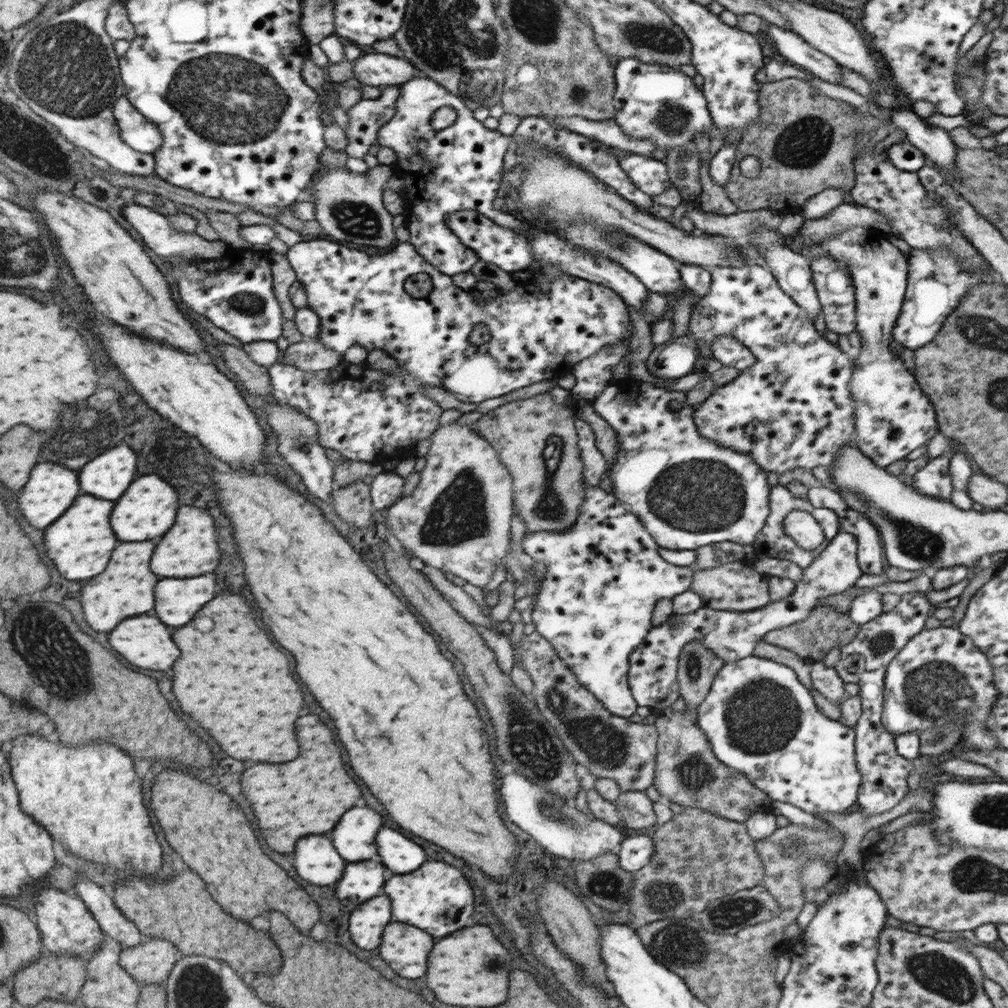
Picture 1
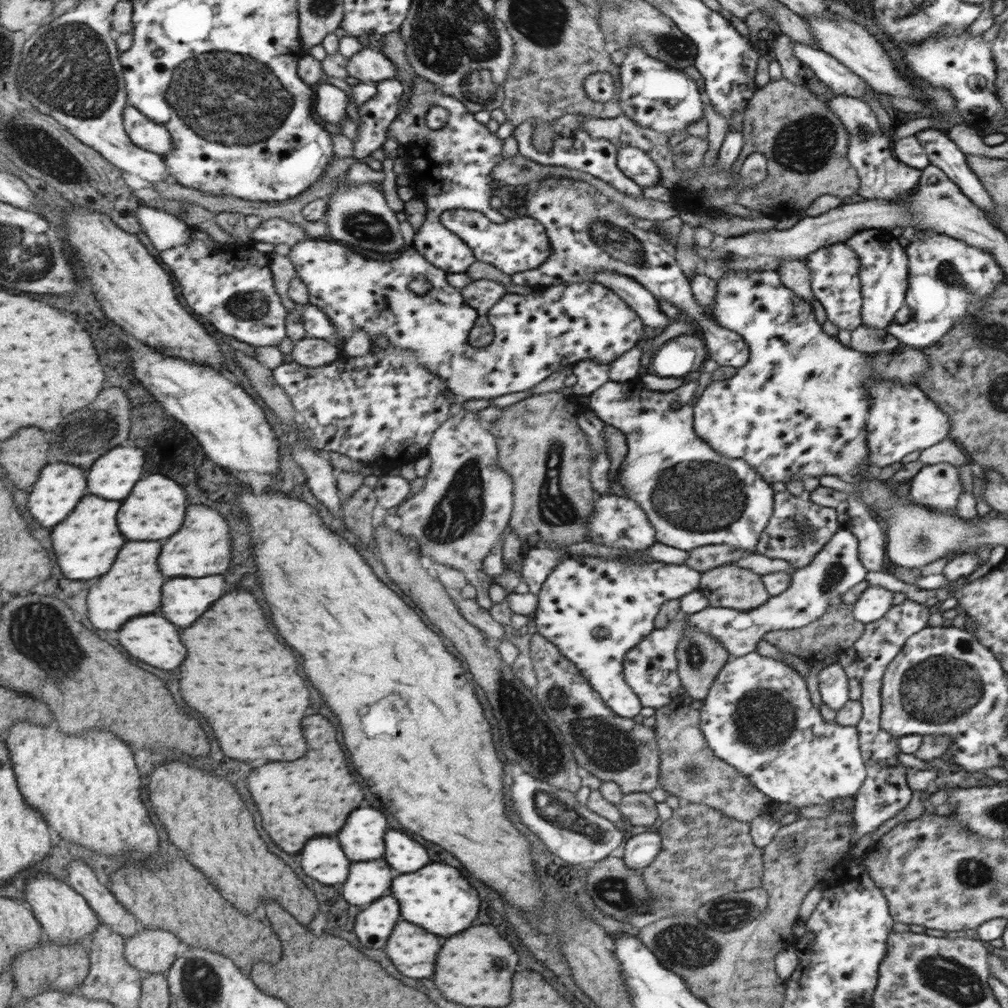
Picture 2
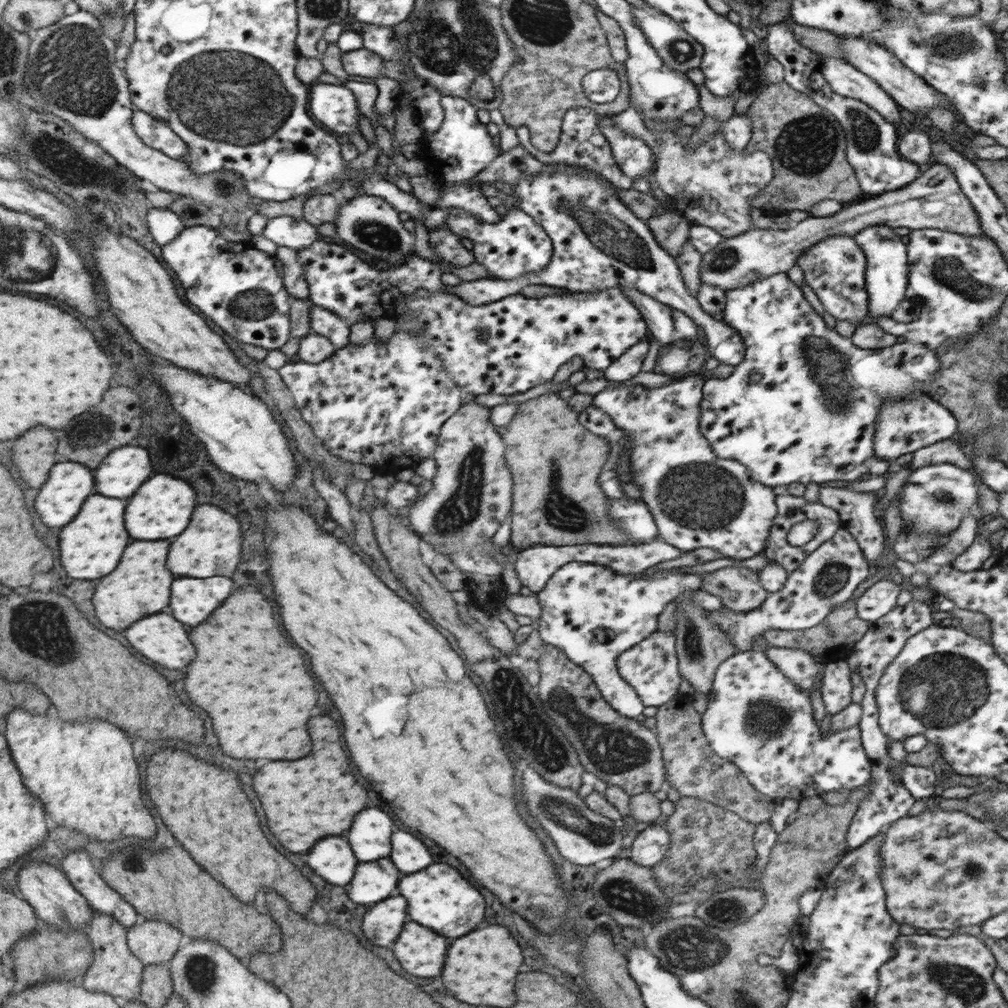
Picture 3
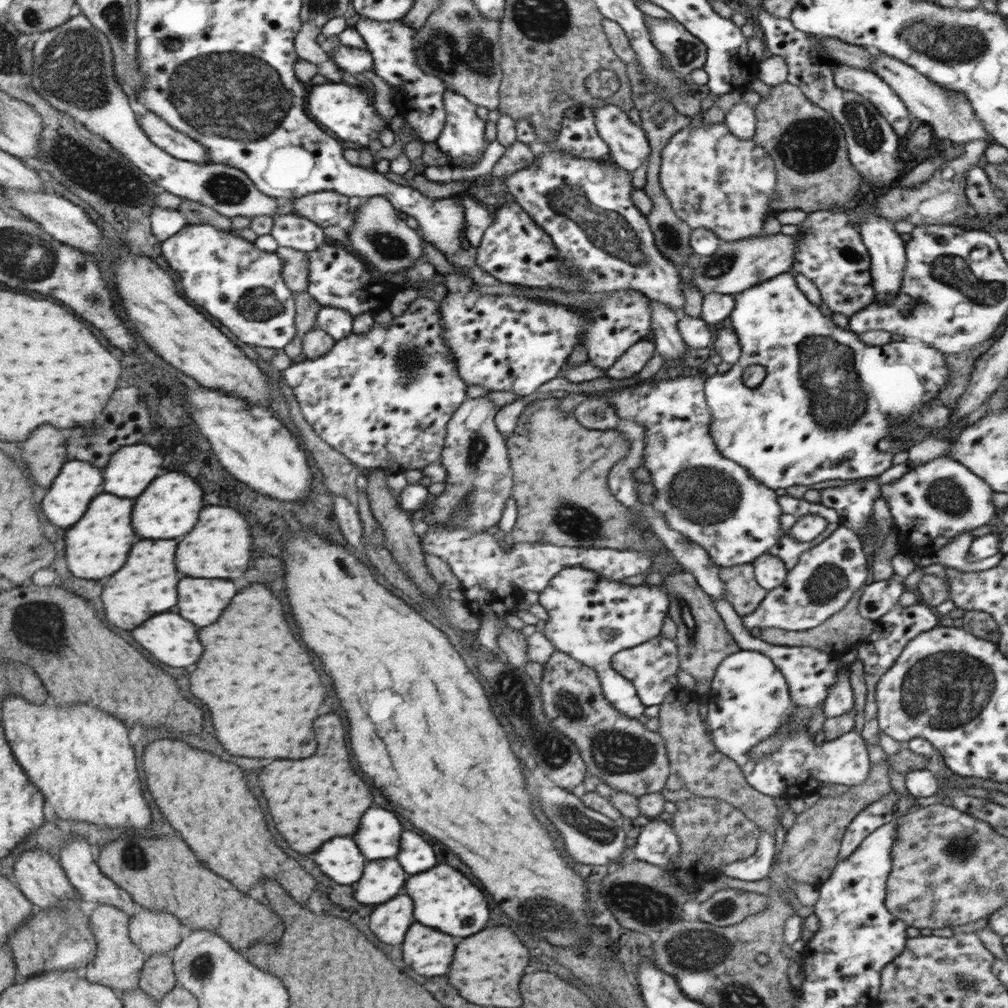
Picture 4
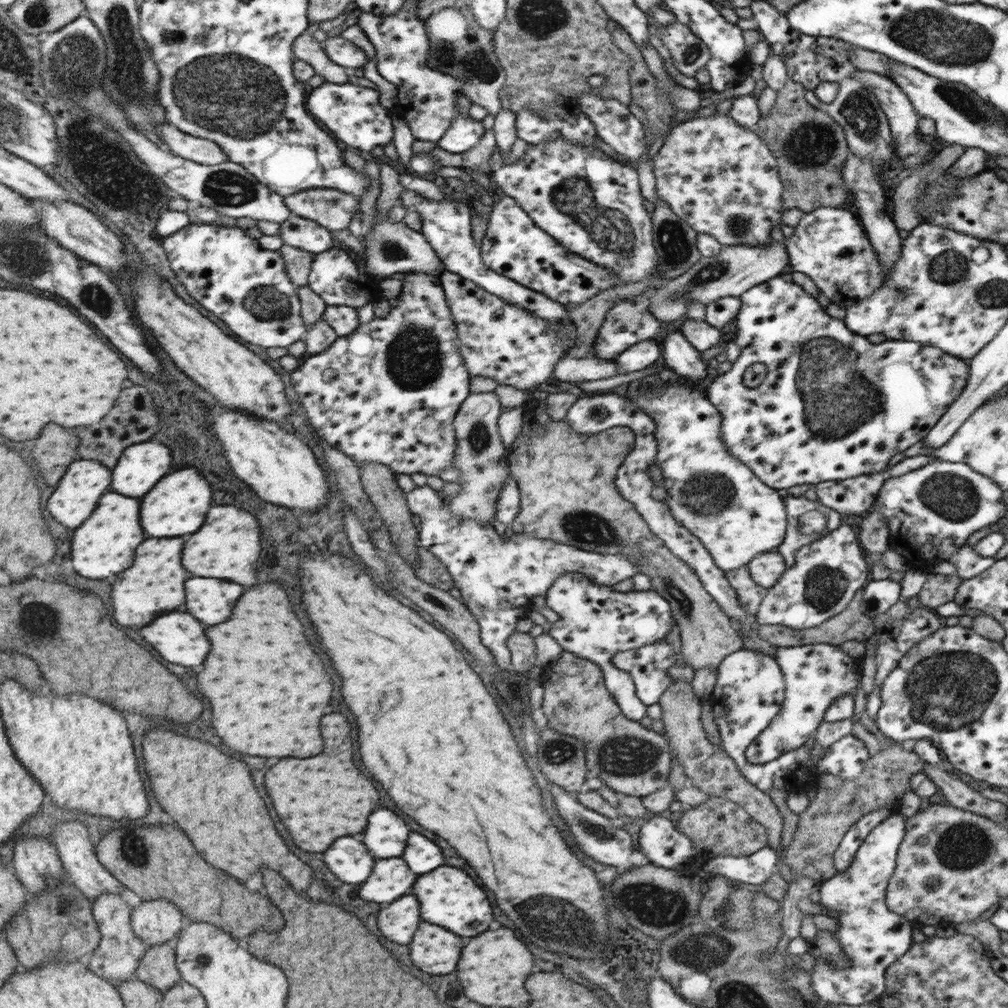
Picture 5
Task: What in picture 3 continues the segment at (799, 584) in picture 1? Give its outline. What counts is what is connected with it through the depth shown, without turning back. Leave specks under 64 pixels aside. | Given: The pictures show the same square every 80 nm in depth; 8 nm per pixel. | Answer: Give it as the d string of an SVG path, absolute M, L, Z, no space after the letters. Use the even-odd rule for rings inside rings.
M842 527L835 531L829 541L809 553L804 561L789 572L784 586L777 592L768 593L763 604L748 613L725 609L708 611L706 618L715 623L719 631L730 640L738 652L749 651L755 638L767 630L805 630L823 620L833 606L845 602L855 586L869 576L867 561L859 552L855 536ZM657 631L636 646L631 646L615 659L615 668L617 668L618 674L633 688L645 707L659 708L671 701L678 692L681 678L678 678L675 643L674 632Z

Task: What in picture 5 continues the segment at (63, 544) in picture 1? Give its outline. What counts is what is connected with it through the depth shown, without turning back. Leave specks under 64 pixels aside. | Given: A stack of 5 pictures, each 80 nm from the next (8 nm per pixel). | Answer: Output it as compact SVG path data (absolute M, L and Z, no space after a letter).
M117 492L105 494L101 506L93 512L93 518L79 526L73 534L73 562L81 576L85 578L109 578L115 572L127 570L135 560L135 550L145 540L141 528L141 500L129 498Z

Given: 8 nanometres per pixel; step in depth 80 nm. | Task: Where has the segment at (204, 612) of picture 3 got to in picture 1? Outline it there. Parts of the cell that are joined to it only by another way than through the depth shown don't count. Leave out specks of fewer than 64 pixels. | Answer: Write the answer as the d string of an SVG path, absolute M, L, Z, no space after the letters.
M215 574L197 578L165 578L157 584L157 616L169 626L185 626L215 598Z

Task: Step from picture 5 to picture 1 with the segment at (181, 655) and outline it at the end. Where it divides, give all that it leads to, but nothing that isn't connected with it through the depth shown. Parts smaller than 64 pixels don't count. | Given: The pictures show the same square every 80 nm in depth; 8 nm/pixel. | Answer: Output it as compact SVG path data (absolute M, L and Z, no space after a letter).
M145 614L127 618L125 622L121 622L121 626L117 626L117 630L111 632L111 646L131 664L139 668L149 668L149 670L159 670L159 662L161 662L161 670L169 670L181 656L179 646L171 638L171 628L159 622L159 618L145 616Z

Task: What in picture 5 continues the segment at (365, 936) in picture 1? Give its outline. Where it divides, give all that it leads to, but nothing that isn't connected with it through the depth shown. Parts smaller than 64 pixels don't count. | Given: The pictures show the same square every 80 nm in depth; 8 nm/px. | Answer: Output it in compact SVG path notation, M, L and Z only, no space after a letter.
M412 894L405 895L390 904L383 904L378 912L377 928L387 940L395 944L407 944L411 940L411 934L420 920L419 899Z

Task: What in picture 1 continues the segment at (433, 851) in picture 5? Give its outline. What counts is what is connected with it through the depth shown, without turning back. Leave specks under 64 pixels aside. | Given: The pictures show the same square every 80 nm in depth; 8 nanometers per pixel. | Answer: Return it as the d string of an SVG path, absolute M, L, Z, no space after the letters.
M383 826L377 838L379 838L379 858L381 862L385 862L385 866L389 866L393 874L413 872L425 862L423 850L405 836L401 836L399 832Z

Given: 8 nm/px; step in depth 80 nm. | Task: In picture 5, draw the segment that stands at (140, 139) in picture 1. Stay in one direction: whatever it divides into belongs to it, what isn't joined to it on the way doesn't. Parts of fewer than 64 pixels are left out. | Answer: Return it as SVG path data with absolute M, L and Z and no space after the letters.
M165 123L156 129L165 146L169 146L171 152L180 158L206 166L219 166L231 162L221 146L211 140L187 134L178 127Z

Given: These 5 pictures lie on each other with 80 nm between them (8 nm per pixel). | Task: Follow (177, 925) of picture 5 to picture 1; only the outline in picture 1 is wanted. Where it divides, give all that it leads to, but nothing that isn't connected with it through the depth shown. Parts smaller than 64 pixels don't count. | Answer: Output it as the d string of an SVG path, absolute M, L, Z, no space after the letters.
M145 937L141 944L123 950L120 965L143 987L157 982L165 984L181 957L170 940Z

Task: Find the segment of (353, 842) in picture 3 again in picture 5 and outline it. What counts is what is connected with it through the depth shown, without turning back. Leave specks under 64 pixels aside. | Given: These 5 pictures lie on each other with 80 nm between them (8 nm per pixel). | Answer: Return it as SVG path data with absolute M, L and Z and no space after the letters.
M379 808L369 814L369 830L361 834L361 842L373 858L395 858L401 856L407 840L405 822L391 810Z

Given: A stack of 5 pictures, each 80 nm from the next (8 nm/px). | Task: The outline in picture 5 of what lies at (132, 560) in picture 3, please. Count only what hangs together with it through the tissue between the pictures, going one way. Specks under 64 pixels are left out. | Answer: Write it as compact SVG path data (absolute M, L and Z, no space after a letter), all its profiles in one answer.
M151 538L139 546L135 564L129 568L129 572L125 570L125 574L119 574L113 582L113 616L119 624L147 626L157 616L163 616L185 604L185 582L191 578L181 564L185 540L189 538Z

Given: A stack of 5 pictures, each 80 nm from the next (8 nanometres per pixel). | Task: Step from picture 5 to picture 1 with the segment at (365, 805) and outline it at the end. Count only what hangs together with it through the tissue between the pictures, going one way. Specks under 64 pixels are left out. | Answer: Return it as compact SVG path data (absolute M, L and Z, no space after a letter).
M311 714L311 716L303 716L297 720L297 736L301 742L301 758L297 758L293 762L285 762L285 764L257 764L257 766L245 770L245 774L243 774L243 792L253 806L253 812L259 820L263 838L267 840L267 844L273 850L277 850L281 854L293 852L297 840L301 840L303 836L331 832L337 826L337 822L341 820L341 816L359 798L359 788L355 782L349 782L349 772L343 764L341 748L335 744L335 736L333 736L331 728L327 724L323 724L319 716Z

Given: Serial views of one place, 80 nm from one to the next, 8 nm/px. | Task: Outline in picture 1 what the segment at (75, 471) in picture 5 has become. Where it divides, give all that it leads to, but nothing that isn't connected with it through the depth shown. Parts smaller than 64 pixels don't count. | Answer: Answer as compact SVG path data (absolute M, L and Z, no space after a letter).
M37 464L33 468L33 474L29 477L29 482L25 486L25 490L21 490L21 502L19 502L19 510L25 514L25 518L29 518L29 522L37 528L47 528L49 524L53 524L59 516L63 516L67 512L67 508L75 502L75 498L81 494L80 473L73 472L65 466L59 464Z

